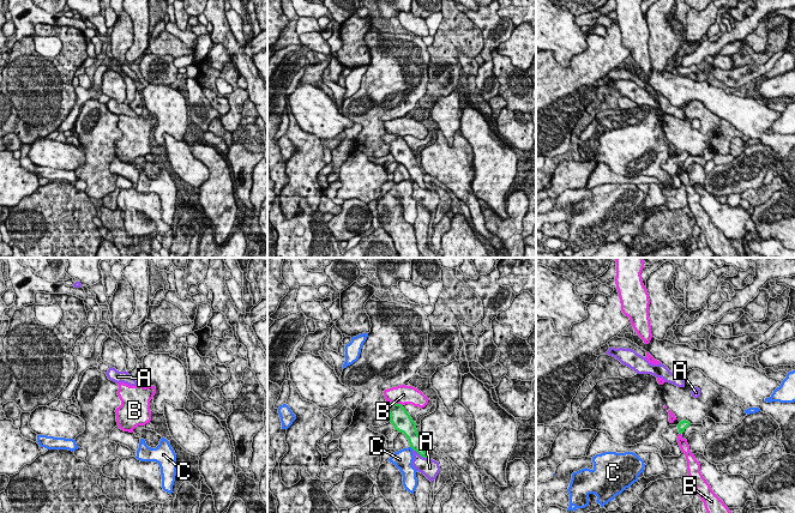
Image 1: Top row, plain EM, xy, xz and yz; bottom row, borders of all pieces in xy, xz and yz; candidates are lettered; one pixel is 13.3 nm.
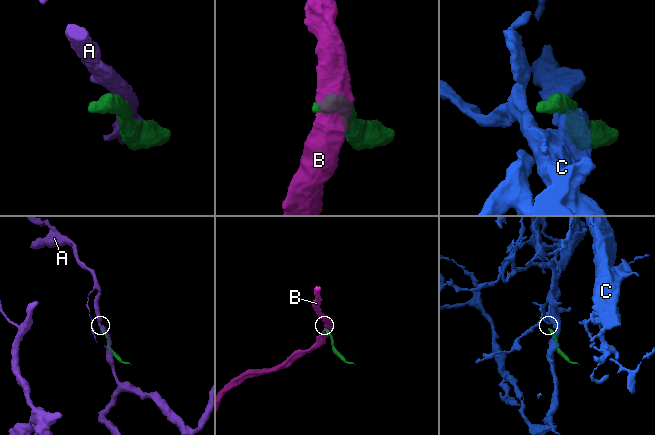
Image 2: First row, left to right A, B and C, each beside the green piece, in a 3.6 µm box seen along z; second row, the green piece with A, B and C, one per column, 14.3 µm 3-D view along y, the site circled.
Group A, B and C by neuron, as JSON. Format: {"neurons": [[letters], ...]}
{"neurons": [["A"], ["B"], ["C"]]}

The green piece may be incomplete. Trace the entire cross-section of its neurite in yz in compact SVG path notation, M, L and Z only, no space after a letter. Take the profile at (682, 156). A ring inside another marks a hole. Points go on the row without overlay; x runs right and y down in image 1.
M683 151L677 157L669 157L665 163L661 164L661 169L673 177L677 174L677 168L682 165L689 156L688 152Z

